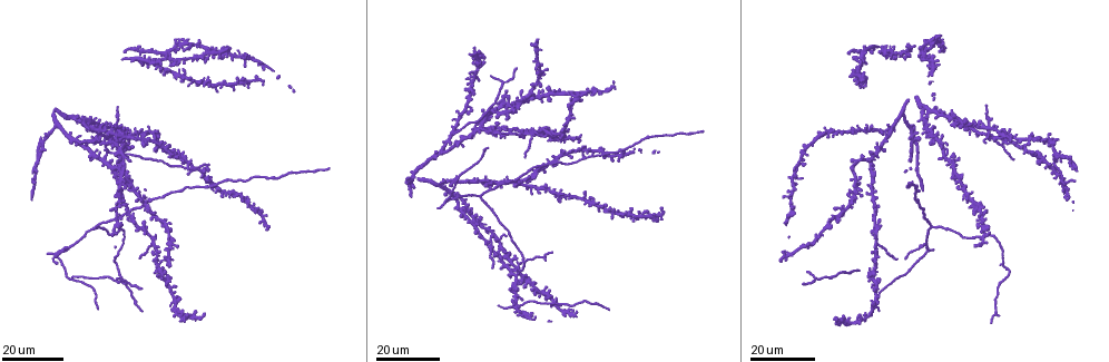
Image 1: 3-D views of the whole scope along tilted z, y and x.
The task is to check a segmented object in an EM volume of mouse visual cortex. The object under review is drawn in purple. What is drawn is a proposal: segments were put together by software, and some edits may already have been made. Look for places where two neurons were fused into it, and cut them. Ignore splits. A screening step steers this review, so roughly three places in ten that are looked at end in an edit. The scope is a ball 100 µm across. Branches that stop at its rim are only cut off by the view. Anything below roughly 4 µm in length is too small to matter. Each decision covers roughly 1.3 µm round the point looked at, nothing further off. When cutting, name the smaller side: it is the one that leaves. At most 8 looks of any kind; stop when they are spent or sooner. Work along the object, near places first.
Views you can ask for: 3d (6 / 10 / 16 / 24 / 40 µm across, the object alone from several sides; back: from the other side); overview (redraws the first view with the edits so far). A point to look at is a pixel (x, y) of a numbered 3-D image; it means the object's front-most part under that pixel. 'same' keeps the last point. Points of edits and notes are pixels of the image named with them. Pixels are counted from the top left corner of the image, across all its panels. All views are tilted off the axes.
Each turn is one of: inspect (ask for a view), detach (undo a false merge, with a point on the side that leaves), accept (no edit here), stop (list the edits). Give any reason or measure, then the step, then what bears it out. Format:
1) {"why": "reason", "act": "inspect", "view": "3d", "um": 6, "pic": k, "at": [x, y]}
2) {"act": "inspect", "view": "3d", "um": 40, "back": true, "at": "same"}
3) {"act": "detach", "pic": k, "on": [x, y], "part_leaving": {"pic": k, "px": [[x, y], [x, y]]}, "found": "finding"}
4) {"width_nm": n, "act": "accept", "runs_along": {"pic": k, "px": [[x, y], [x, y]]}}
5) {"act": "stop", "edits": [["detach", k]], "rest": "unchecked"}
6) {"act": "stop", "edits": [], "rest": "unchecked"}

{"why": "two arms in line, one across", "act": "inspect", "view": "3d", "um": 16, "pic": 1, "at": [68, 245]}

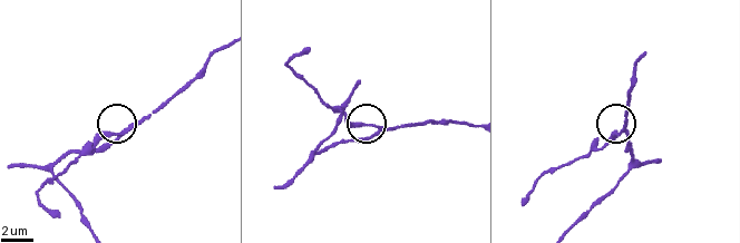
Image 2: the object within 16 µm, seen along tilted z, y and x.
{"act": "inspect", "view": "3d", "um": 10, "pic": 2, "at": [125, 131]}

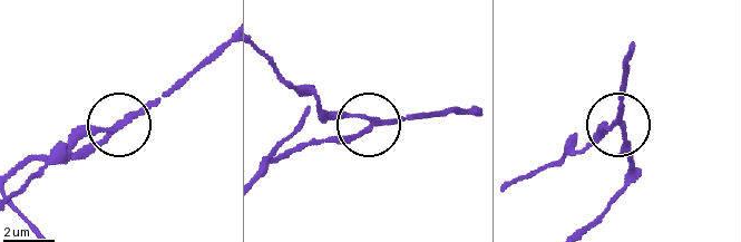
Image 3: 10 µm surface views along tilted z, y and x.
{"width_nm": 170, "act": "detach", "pic": 3, "on": [91, 128], "part_leaving": {"pic": 3, "px": [[125, 122], [89, 129], [12, 193]]}, "found": "two neurons meet here"}

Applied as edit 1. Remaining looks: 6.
{"why": "four arms meet", "act": "inspect", "view": "3d", "um": 24, "pic": 1, "at": [988, 127]}

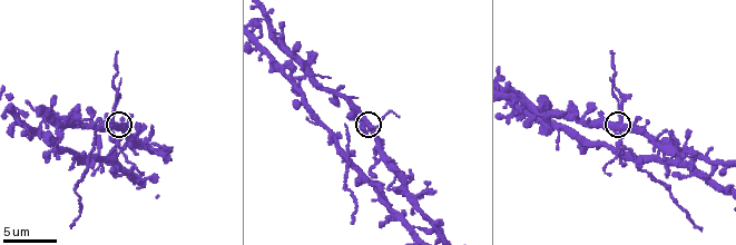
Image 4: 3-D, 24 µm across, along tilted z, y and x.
{"act": "inspect", "view": "3d", "um": 6, "pic": 4, "at": [360, 127]}

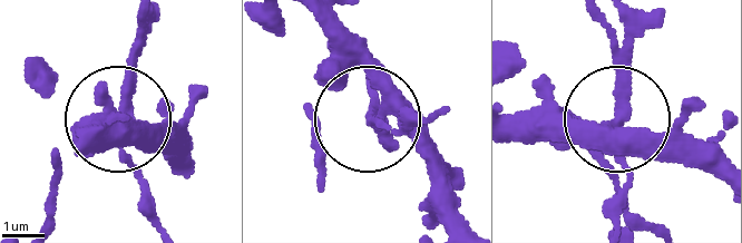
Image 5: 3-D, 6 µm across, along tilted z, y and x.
{"arms": 4, "act": "detach", "pic": 5, "on": [136, 55], "found": "a second neuron is stuck on"}

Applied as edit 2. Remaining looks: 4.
{"act": "inspect", "view": "overview"}

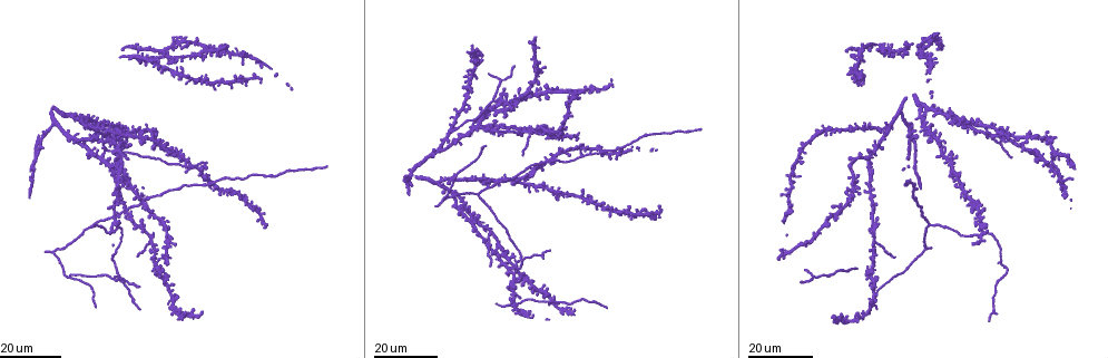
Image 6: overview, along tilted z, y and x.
{"why": "four arms meet", "act": "inspect", "view": "3d", "um": 24, "pic": 6, "at": [992, 137]}

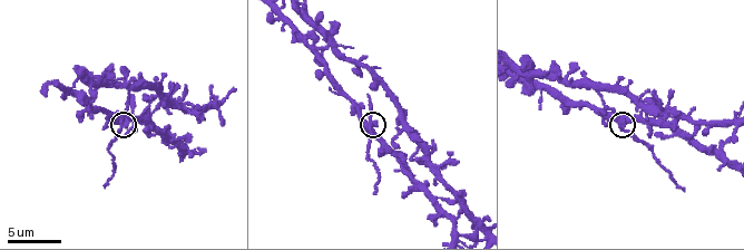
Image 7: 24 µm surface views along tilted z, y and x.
{"act": "inspect", "view": "3d", "um": 6, "pic": 7, "at": [623, 120]}

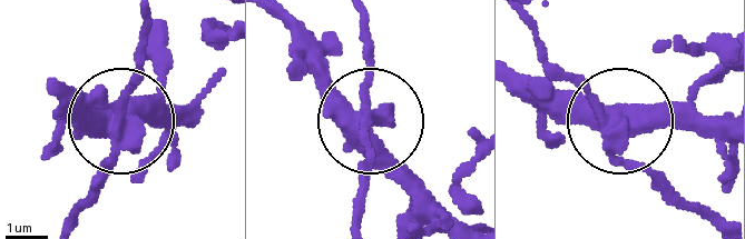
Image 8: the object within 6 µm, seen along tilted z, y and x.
{"arms": 4, "act": "detach", "pic": 8, "on": [134, 82], "part_leaving": {"pic": 8, "px": [[120, 139], [75, 222]]}, "found": "two neurons meet here"}

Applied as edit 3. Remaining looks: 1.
{"act": "stop", "edits": [["detach", 3], ["detach", 5], ["detach", 8]], "rest": "unchecked"}

